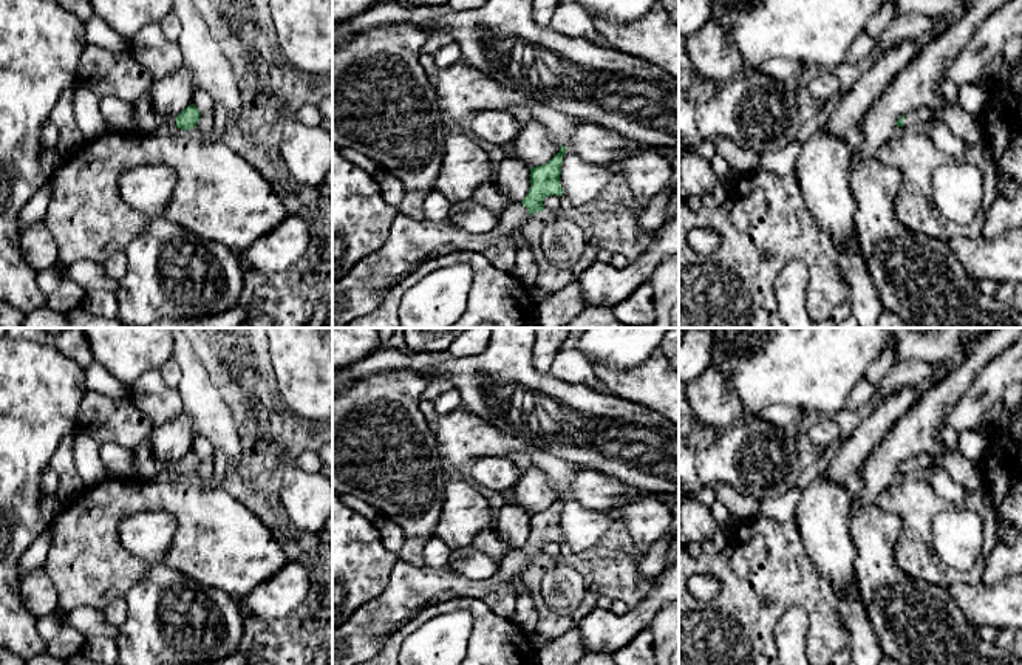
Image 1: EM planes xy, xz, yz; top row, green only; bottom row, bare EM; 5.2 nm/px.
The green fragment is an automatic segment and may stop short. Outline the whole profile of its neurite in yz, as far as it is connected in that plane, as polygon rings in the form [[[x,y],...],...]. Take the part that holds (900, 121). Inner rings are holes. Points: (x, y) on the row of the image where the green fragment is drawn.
[[[928,108],[909,110],[897,121],[897,127],[903,127],[904,131],[918,130],[925,121],[934,121],[932,111]]]

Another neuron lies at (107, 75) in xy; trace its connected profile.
[[[87,45],[77,62],[77,79],[94,93],[99,99],[118,97],[124,102],[135,104],[148,96],[155,76],[133,56],[124,53],[113,53],[97,45]]]

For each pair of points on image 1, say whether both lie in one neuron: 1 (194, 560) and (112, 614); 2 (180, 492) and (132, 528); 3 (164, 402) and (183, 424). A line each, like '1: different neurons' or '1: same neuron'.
1: different neurons
2: different neurons
3: different neurons

